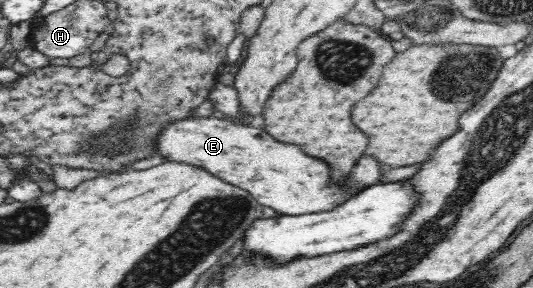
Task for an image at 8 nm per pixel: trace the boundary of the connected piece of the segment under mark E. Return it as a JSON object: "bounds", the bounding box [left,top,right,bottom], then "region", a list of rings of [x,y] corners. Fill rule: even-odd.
{"bounds":[160,116,382,215],"region":[[[214,116],[190,118],[170,123],[160,135],[160,153],[174,161],[194,164],[226,183],[248,191],[260,205],[272,207],[282,215],[306,215],[332,211],[360,191],[382,181],[382,165],[372,155],[362,155],[356,167],[338,181],[332,181],[332,167],[324,159],[310,157],[300,147],[280,143],[254,125],[231,123]]]}

